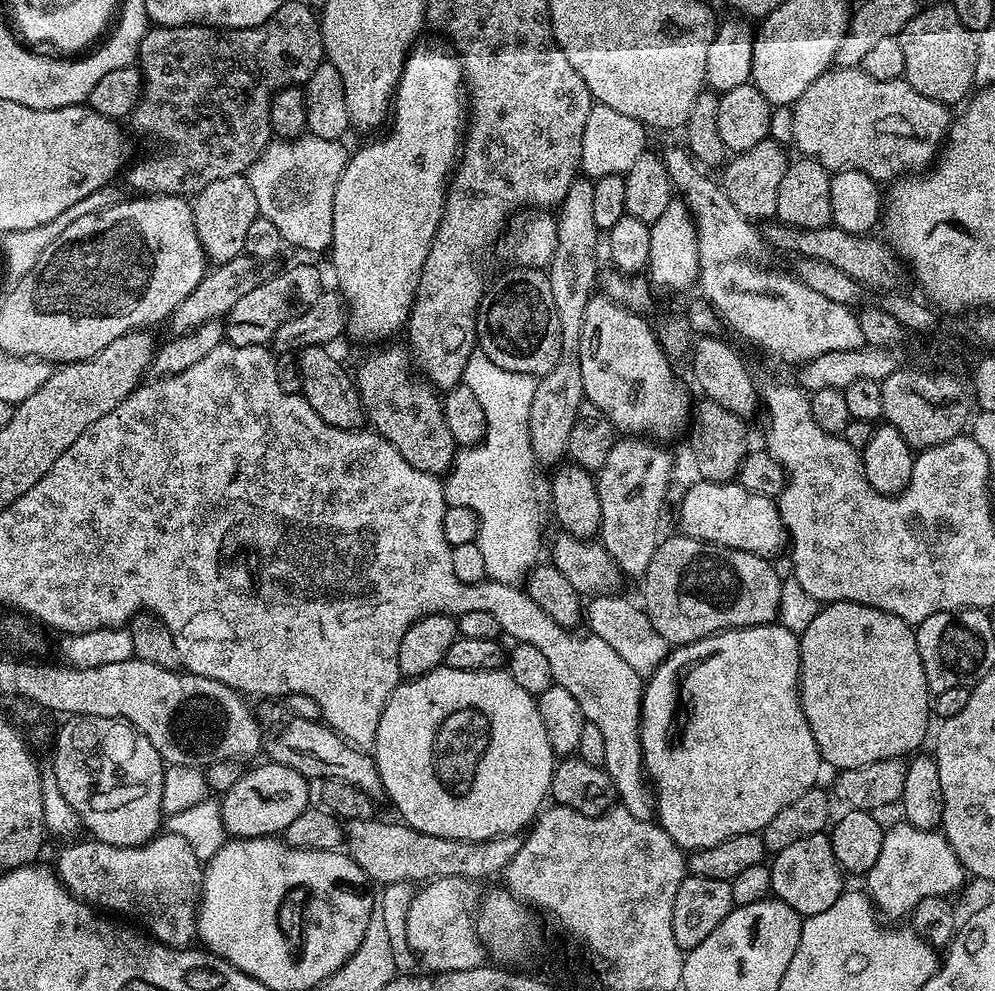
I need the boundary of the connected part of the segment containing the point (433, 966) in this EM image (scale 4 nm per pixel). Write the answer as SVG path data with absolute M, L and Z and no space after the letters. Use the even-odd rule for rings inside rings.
M442 878L425 883L410 902L406 938L413 954L429 973L474 970L486 964L484 943L476 933L476 913L482 899L477 885L466 878Z

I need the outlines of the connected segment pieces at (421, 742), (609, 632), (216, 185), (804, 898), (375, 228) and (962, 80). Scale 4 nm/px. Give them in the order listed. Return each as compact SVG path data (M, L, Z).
M443 666L435 668L432 672L427 672L421 676L413 676L405 679L396 685L394 694L390 694L390 698L386 702L386 706L382 710L382 718L378 722L378 730L376 731L376 743L374 745L374 759L376 761L376 769L382 778L382 786L384 787L384 795L396 807L396 812L401 821L407 824L409 828L418 830L422 834L434 834L434 838L458 838L459 840L493 840L496 836L514 836L527 829L529 825L535 821L538 813L545 807L546 801L549 799L552 790L552 769L554 767L554 753L550 746L550 738L546 738L546 726L542 722L542 714L538 714L538 706L536 705L536 697L531 696L526 690L522 690L522 686L518 686L518 682L514 682L514 678L510 678L507 671L497 670L494 672L471 672L470 670L454 670L453 668L445 668Z
M609 594L607 596L594 596L586 604L587 631L591 635L602 638L606 646L612 647L623 660L642 678L651 676L652 671L668 657L670 645L650 622L639 603L631 604L624 594Z
M247 175L218 178L218 182L210 182L210 186L196 193L191 206L198 242L202 242L205 257L213 265L230 262L243 253L246 233L254 218L260 215L258 198L254 198L254 190L250 190Z
M824 832L810 834L810 838L802 838L786 846L786 850L775 853L771 857L772 896L786 902L800 917L822 914L822 910L834 906L841 892L845 891L845 873L841 872L834 858L832 841Z
M423 42L417 43L413 47L412 51L408 53L406 62L404 63L404 69L402 70L398 82L396 83L396 94L392 98L392 111L390 113L390 123L387 125L386 131L377 140L372 140L369 144L361 146L357 152L353 151L348 158L348 165L342 170L342 178L338 178L338 186L334 190L334 230L332 231L332 243L330 245L330 253L332 252L332 268L336 271L336 280L338 285L338 291L341 296L344 297L344 303L348 305L348 326L346 329L347 335L353 336L356 340L380 340L376 342L384 342L392 336L396 331L403 329L408 322L408 314L412 310L412 303L416 301L416 291L418 290L418 282L420 281L420 275L422 274L422 266L426 262L426 254L430 254L430 246L434 242L434 234L438 230L438 226L442 222L444 217L444 199L448 196L448 181L458 163L458 157L462 151L462 137L466 132L466 81L464 79L464 66L460 62L460 57L456 55L455 51L449 50L447 47L435 48L432 44L423 44Z
M951 2L921 7L915 18L899 34L902 51L906 57L903 79L907 80L918 94L926 94L939 104L963 105L973 95L976 84L977 33L971 32L958 18Z

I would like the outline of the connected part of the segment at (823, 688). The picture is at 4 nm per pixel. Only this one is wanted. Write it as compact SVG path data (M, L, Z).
M834 600L825 603L814 614L814 620L806 626L800 638L800 705L806 714L806 722L810 726L810 734L814 734L814 742L820 751L820 759L832 770L866 766L869 762L882 762L886 758L904 758L915 753L924 739L929 739L928 716L930 718L930 693L926 686L926 670L922 670L922 654L918 654L916 629L894 614L886 614L886 610L878 610L874 606L866 606L858 602Z

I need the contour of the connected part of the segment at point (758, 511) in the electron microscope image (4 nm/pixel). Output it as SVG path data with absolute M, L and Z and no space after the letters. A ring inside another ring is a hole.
M697 479L684 492L680 500L680 528L683 535L695 540L705 540L707 544L717 544L723 548L733 548L749 552L755 556L776 558L780 551L786 548L786 533L780 517L777 501L771 496L754 494L746 490L738 482L715 484L714 481Z

